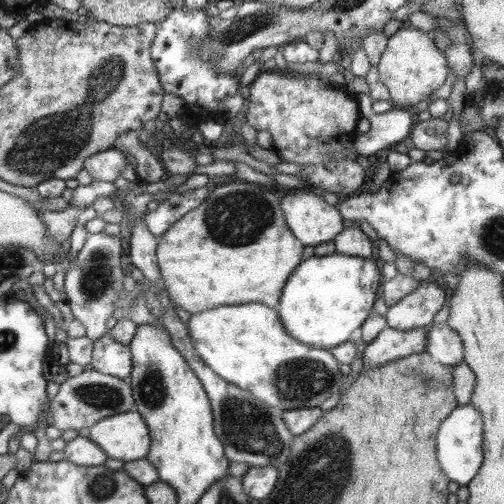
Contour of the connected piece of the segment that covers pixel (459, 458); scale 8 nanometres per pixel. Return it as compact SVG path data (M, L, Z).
M472 404L458 405L452 416L444 420L444 428L440 428L440 436L436 438L436 450L440 452L440 464L444 464L444 472L452 476L454 482L466 486L477 475L484 460L483 456L484 420Z

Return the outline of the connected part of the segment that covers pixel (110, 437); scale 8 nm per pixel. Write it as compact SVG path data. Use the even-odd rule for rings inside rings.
M121 412L83 428L79 434L92 439L108 458L128 462L147 457L151 450L151 432L147 421L138 412Z

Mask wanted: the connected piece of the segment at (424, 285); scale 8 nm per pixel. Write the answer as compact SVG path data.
M421 281L414 292L394 306L389 306L384 317L388 327L401 331L428 327L432 324L434 316L442 310L444 302L446 290L443 290L436 281Z

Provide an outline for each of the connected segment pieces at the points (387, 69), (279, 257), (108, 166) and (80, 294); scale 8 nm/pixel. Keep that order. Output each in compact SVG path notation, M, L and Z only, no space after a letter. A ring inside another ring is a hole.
M409 25L403 26L388 38L377 68L380 82L389 90L389 101L396 108L423 103L447 82L450 74L448 60L434 44L431 34Z
M238 179L229 184L222 184L222 186L211 186L210 194L199 207L186 213L180 220L172 224L166 231L166 234L160 236L158 252L156 252L156 254L158 254L157 263L171 300L176 302L182 310L186 310L186 312L190 312L190 314L196 314L207 311L208 308L236 306L248 303L265 304L270 308L277 308L277 306L279 306L280 295L282 295L284 284L286 284L288 276L290 276L298 264L300 264L300 260L302 260L302 248L304 248L304 244L302 241L298 240L298 238L294 238L294 233L291 231L291 228L286 226L284 214L282 214L282 210L280 210L282 200L276 196L275 189L274 192L270 192L270 190L272 189L256 183L250 184Z
M109 149L88 158L84 170L90 173L93 181L114 183L117 178L122 176L122 172L129 162L128 156L119 149Z
M102 230L98 234L87 233L86 237L76 263L65 274L62 292L67 294L65 305L70 306L75 319L86 326L86 338L96 342L108 332L106 322L116 310L114 301L123 289L122 282L126 275L121 267L121 259L124 257L120 235L110 236Z

